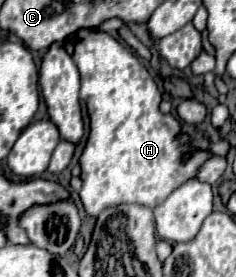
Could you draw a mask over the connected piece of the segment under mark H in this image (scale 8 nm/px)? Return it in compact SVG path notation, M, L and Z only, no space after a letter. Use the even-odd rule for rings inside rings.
M84 28L72 36L72 60L80 70L80 98L84 98L90 112L90 136L80 156L82 166L82 190L80 200L90 216L98 216L102 210L118 204L140 204L156 208L162 204L180 184L194 178L198 166L210 156L208 152L194 150L188 136L180 132L180 124L174 116L160 112L160 92L148 70L140 60L126 50L116 38L98 30ZM188 150L192 158L182 162L182 152Z

